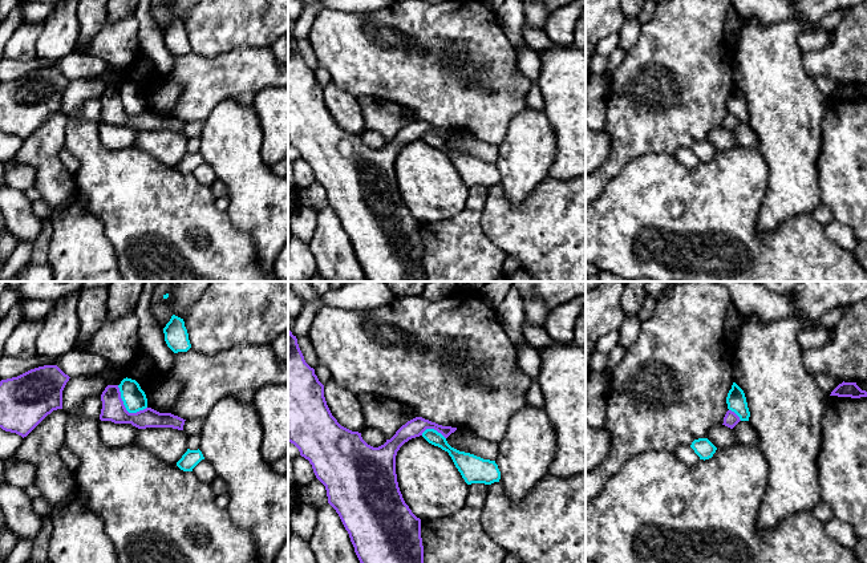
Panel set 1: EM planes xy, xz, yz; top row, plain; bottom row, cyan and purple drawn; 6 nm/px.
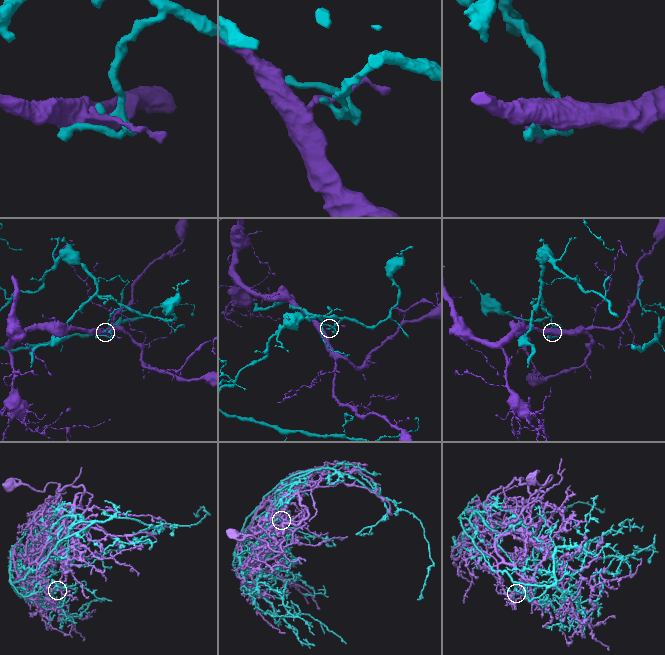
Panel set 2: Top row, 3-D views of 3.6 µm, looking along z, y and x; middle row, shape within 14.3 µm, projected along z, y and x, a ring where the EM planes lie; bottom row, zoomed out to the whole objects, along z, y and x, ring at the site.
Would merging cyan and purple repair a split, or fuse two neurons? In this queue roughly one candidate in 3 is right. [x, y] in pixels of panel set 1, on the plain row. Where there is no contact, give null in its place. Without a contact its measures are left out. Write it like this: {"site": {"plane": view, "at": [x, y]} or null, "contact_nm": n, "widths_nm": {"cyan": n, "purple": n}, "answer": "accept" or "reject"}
{"site": {"plane": "xy", "at": [125, 109]}, "contact_nm": 240, "widths_nm": {"cyan": 140, "purple": 140}, "answer": "reject"}

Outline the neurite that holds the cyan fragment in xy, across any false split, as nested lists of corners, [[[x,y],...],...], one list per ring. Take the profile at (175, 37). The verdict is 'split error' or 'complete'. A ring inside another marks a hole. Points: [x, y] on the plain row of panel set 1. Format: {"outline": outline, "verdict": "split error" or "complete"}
{"outline": [[[173,17],[170,24],[163,31],[163,36],[167,49],[174,56],[187,54],[191,50],[183,21]]], "verdict": "complete"}

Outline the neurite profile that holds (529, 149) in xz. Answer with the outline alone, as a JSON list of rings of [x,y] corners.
[[[527,108],[516,114],[498,149],[499,186],[510,203],[519,206],[548,178],[556,157],[555,133],[546,113]]]

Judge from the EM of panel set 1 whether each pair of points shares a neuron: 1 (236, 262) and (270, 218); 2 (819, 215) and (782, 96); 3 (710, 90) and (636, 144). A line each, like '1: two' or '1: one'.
1: two
2: two
3: one

